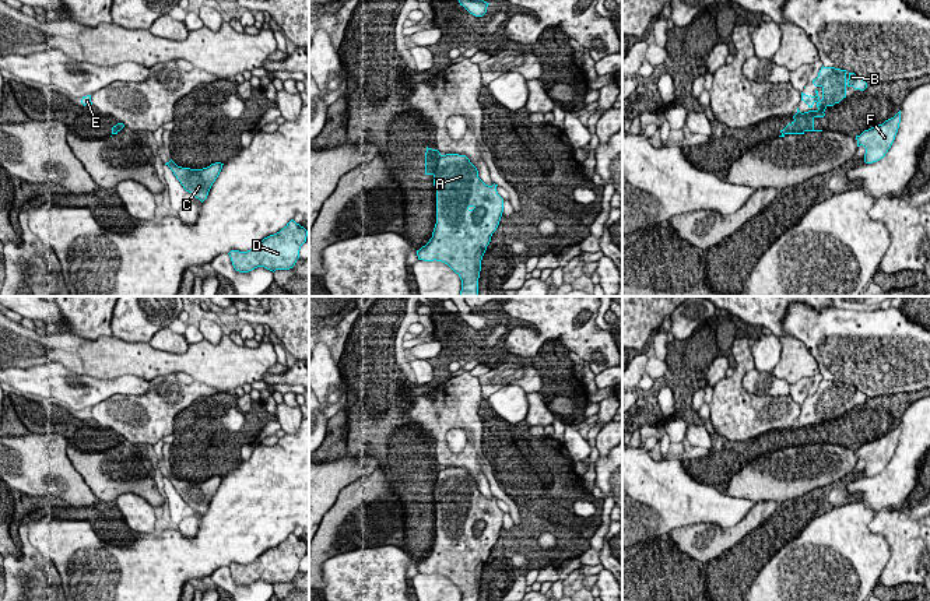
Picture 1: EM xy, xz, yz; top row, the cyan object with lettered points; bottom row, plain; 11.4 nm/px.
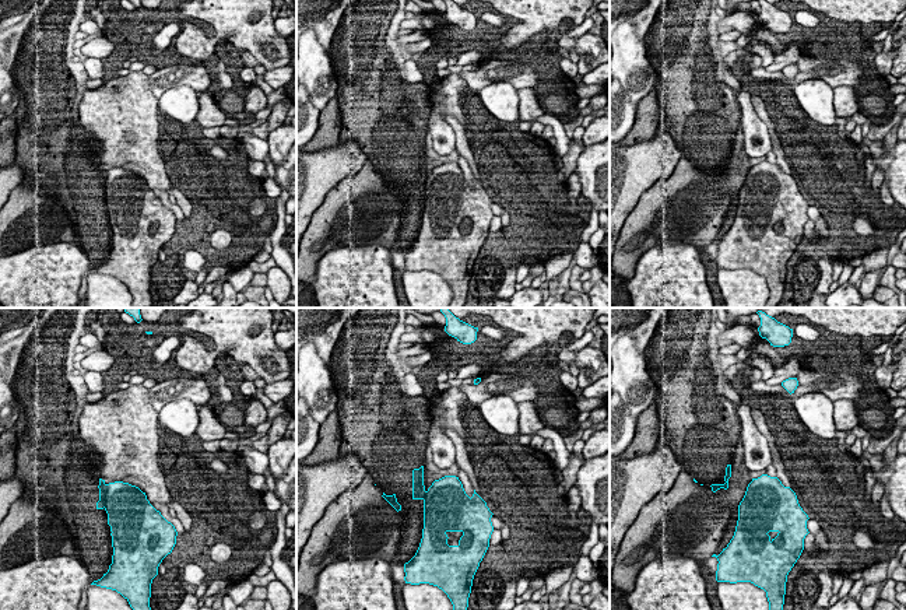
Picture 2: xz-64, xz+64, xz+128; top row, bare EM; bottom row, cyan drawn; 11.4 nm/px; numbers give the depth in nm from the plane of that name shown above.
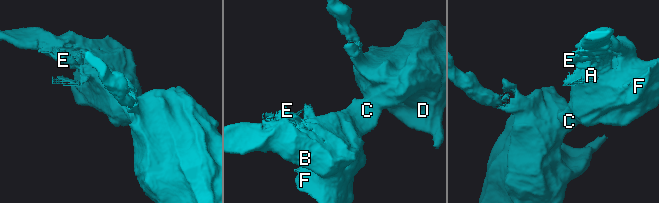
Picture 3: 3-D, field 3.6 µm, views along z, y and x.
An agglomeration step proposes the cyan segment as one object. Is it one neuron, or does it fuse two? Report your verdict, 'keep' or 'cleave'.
keep

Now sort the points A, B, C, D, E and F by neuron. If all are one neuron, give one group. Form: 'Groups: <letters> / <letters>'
Groups: A B C D E F

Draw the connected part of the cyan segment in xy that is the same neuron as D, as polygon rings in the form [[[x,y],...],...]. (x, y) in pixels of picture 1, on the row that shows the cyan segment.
[[[291,219],[280,232],[264,238],[248,252],[231,250],[232,266],[239,273],[257,267],[270,271],[289,270],[299,259],[301,246],[306,242],[308,231]]]

